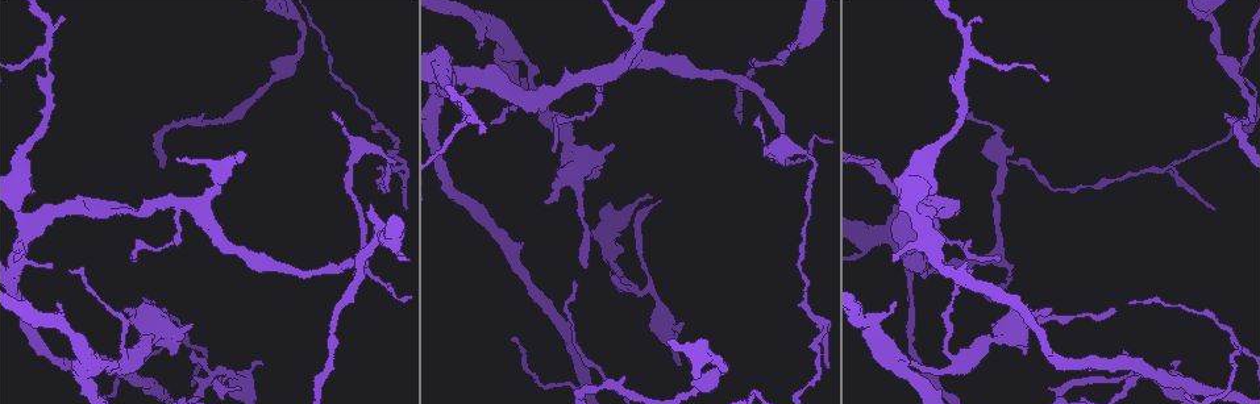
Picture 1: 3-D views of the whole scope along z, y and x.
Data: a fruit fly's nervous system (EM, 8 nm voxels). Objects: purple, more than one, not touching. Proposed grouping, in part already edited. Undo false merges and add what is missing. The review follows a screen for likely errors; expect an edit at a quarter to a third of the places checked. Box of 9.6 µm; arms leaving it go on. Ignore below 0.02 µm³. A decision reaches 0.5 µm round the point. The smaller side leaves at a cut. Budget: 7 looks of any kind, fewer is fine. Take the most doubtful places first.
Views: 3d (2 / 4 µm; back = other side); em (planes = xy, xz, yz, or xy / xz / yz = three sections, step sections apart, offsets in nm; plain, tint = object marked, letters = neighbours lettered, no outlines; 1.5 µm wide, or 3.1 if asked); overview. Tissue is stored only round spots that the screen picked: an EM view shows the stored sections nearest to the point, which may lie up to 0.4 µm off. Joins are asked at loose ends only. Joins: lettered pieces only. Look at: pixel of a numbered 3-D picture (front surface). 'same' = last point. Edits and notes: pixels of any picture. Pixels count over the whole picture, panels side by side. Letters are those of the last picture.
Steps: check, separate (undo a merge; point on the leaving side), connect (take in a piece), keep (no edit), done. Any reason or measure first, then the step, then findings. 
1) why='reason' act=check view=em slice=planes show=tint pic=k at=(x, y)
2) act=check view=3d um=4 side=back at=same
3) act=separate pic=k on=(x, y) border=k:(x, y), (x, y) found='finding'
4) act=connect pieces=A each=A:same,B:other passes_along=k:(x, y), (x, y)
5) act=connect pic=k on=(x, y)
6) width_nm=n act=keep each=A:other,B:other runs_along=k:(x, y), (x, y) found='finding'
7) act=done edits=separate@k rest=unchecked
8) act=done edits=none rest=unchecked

why='small branch off a trunk' act=check view=em slice=planes show=letters pic=1 at=(653, 288)

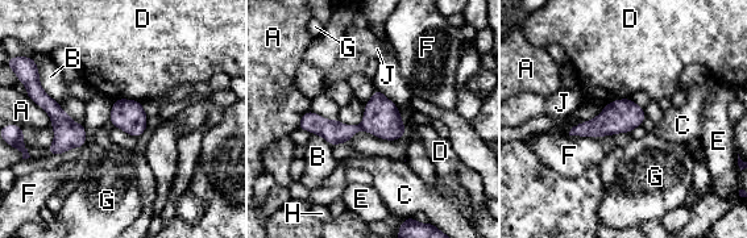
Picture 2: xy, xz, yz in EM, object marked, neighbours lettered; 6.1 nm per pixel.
longest_contact=F:190nm act=separate pic=2 on=(333, 132) each=A:other,B:other,C:other,D:other,E:other,F:other,G:other,H:other,J:other found='a second cell is stuck on'

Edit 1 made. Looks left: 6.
why='an open end' act=check view=3d um=2 pic=1 at=(896, 204)

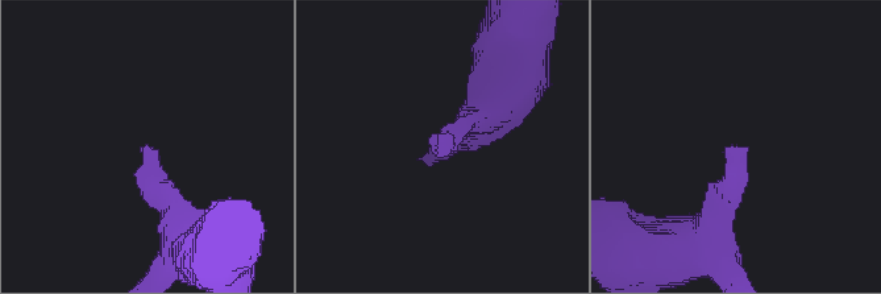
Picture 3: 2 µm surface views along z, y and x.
act=check view=em slice=xy step=8 show=tint pic=3 at=(437, 157)

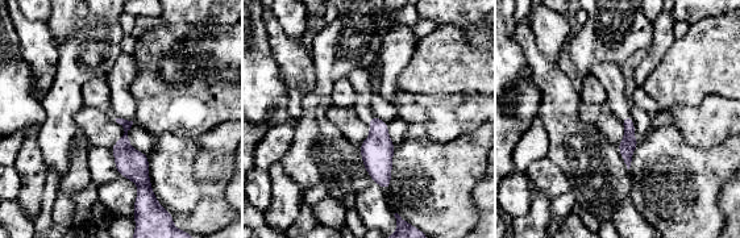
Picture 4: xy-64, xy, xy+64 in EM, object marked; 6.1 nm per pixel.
why='cut it another way' act=check view=em slice=planes show=letters at=same

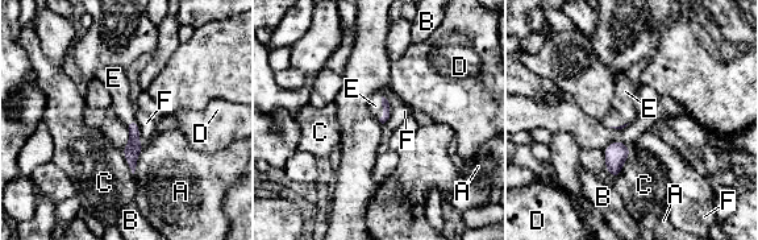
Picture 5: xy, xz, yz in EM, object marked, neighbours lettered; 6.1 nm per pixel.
act=connect pieces=E each=A:other,B:other,C:other,D:other,E:same,F:other passes_along=5:(384, 103), (383, 108), (375, 106) found='it goes on there'

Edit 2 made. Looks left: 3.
why='branch stops here' act=check view=em slice=planes show=letters pic=1 at=(178, 345)

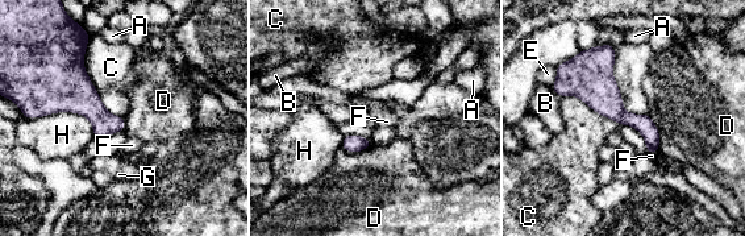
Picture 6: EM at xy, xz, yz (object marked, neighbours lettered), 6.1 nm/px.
longest_contact=C:440nm act=keep each=A:other,B:other,C:other,D:other,E:other,F:other,G:other,H:other border=6:(646, 114), (658, 129), (658, 152) found='none of them fits'

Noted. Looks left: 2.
act=done edits=separate@2,connect@5 rest=unchecked

